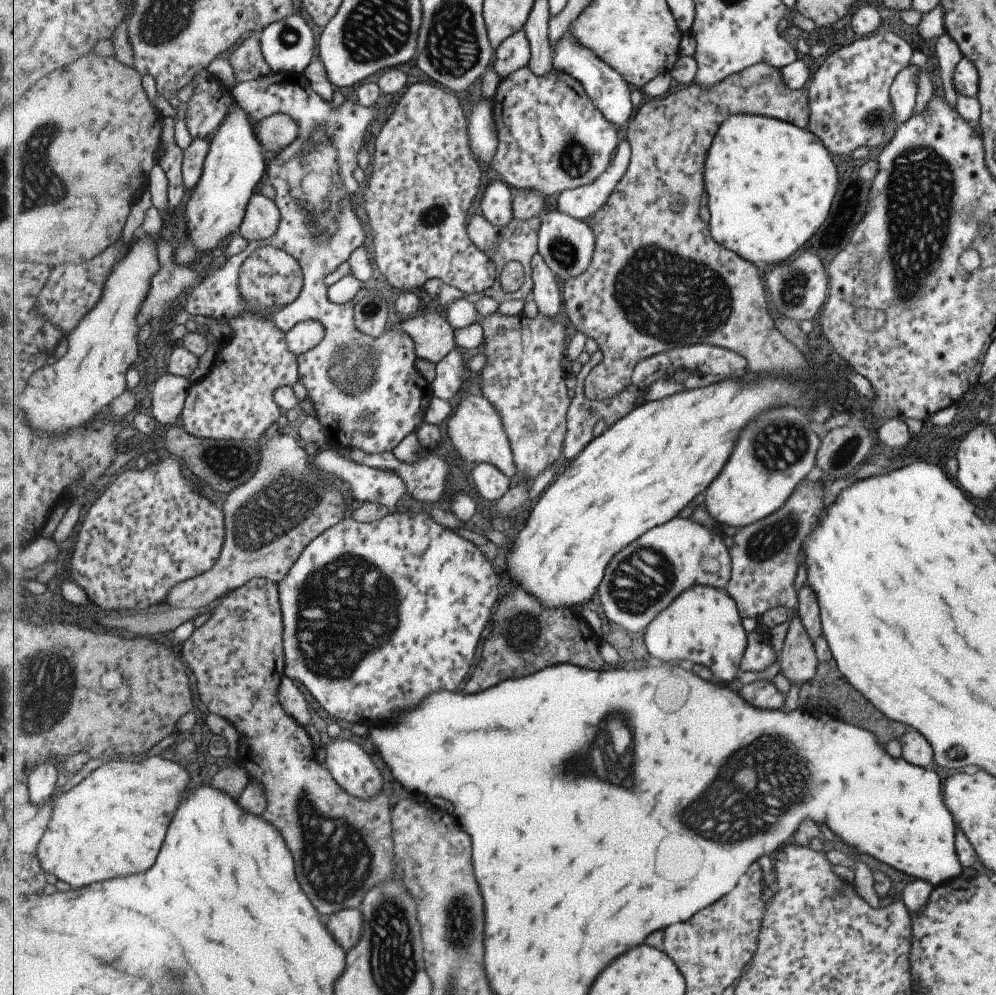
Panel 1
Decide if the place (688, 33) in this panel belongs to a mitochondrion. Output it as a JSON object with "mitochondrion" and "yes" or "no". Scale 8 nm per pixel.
{"mitochondrion":"no"}

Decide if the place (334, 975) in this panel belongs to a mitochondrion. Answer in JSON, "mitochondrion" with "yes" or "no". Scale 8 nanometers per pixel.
{"mitochondrion":"no"}

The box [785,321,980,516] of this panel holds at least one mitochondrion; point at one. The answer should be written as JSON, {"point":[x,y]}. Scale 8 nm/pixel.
{"point":[842,454]}

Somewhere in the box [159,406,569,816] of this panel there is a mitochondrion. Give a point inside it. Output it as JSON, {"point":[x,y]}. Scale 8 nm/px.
{"point":[333,639]}

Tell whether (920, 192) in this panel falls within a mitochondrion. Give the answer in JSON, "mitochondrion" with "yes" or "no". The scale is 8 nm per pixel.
{"mitochondrion":"yes"}

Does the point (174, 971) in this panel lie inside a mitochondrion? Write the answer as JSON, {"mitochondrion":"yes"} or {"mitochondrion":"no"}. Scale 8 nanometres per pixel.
{"mitochondrion":"yes"}

